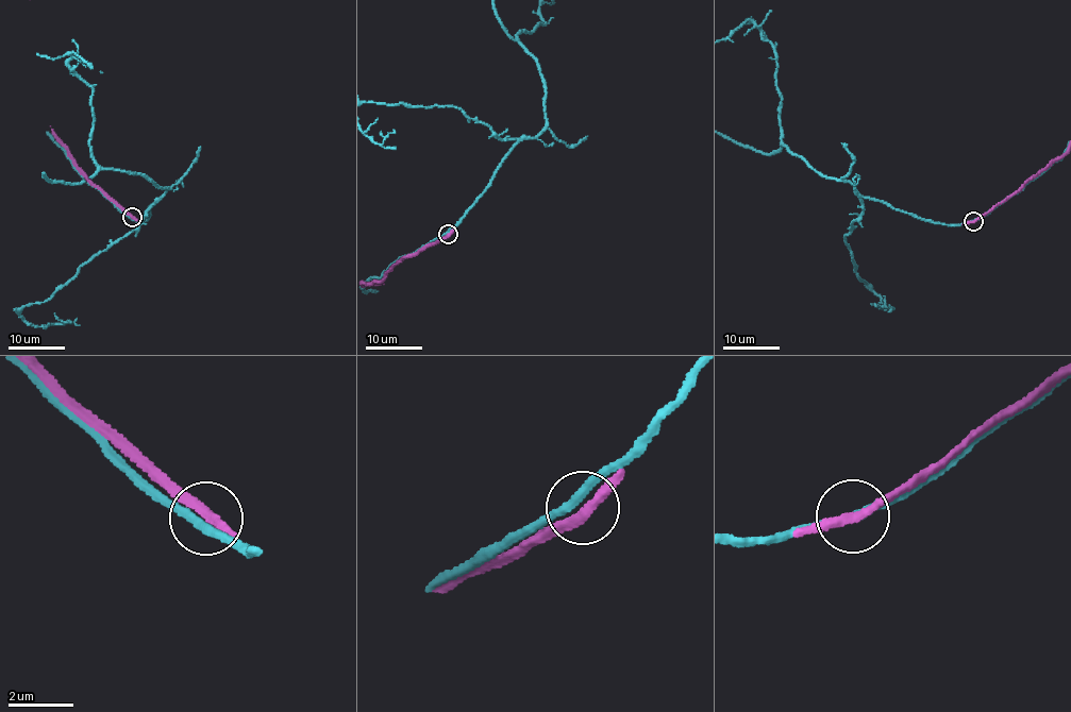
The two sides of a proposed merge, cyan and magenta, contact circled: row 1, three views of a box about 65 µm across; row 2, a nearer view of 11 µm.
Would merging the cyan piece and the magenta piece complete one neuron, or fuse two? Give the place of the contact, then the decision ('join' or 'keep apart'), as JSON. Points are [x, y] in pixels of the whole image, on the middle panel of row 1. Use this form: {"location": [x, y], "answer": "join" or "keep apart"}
{"location": [448, 234], "answer": "keep apart"}

